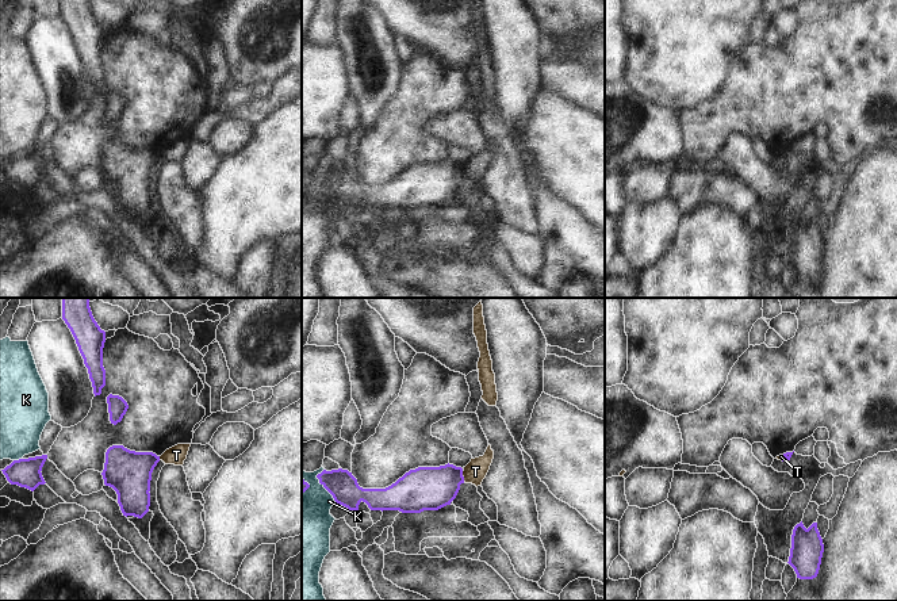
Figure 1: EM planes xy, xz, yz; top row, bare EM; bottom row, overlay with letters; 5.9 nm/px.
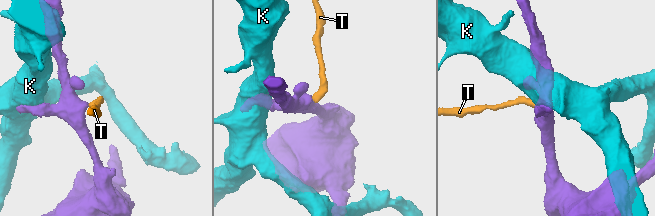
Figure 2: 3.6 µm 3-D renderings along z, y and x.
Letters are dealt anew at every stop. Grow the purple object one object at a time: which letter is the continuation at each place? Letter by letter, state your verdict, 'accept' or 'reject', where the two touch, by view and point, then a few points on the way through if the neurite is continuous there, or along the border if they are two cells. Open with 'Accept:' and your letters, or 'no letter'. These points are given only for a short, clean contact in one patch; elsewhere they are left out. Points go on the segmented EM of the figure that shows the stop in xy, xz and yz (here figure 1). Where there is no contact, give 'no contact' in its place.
Accept: no letter
K: reject; contact xz (321, 483)
T: reject; contact xz (463, 477); border xz (462, 471), (464, 481)

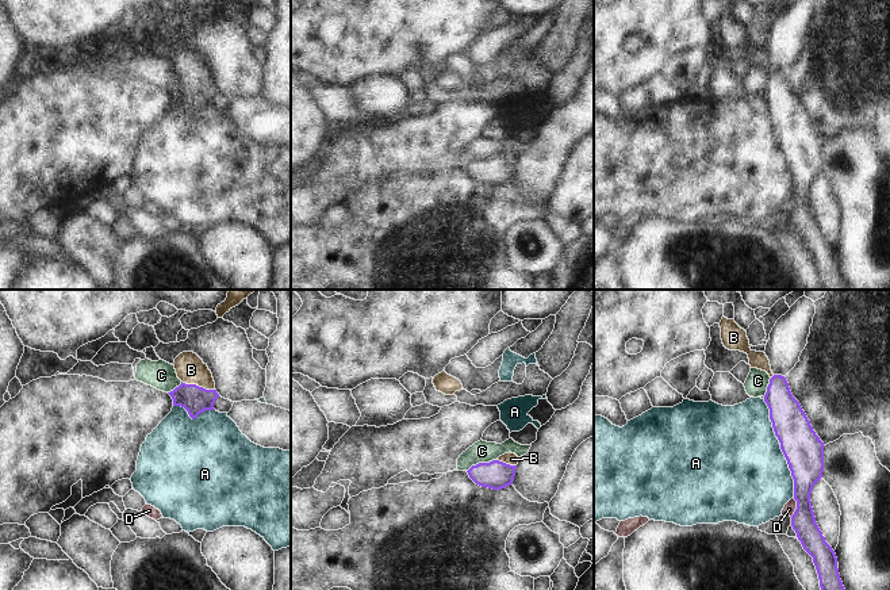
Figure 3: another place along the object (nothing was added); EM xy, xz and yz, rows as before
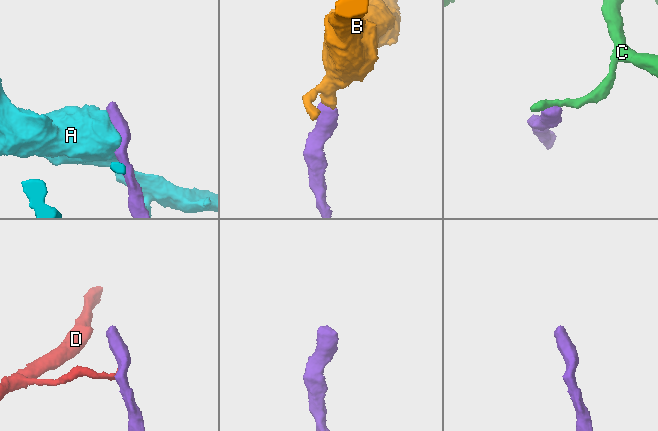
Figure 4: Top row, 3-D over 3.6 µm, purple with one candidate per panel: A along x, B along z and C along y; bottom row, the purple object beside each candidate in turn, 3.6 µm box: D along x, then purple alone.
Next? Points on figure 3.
Accept: B
A: reject; contact yz (781, 448)
B: accept; contact xy (198, 386); way xy (195, 399), (198, 386), (191, 370)
C: reject; contact xz (480, 463); border xz (495, 459), (487, 463), (476, 463), (467, 471)
D: reject; contact yz (797, 506); border yz (794, 497), (795, 510), (790, 516)

